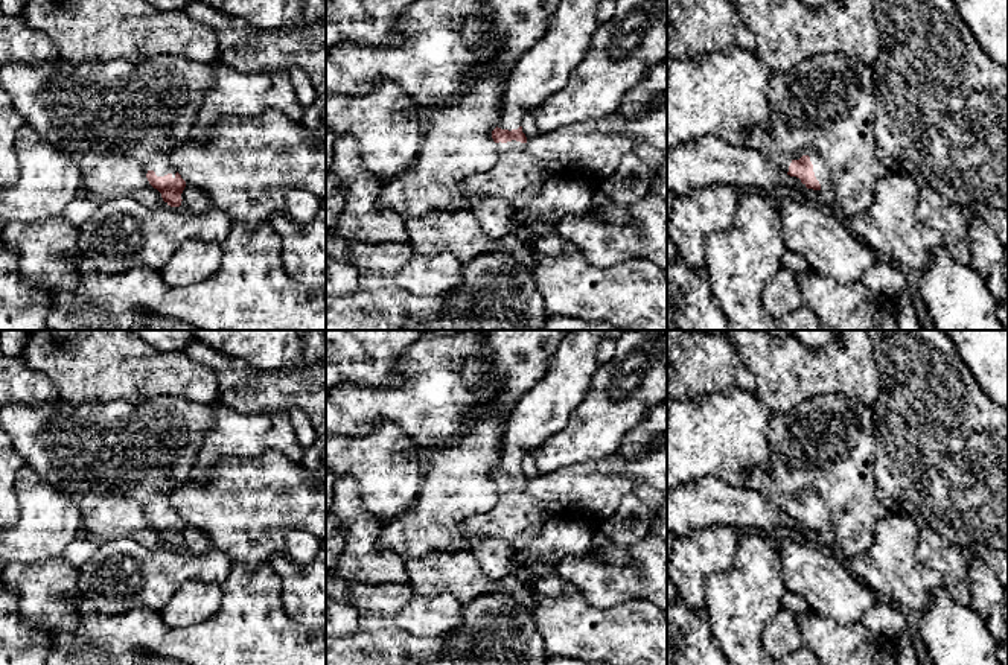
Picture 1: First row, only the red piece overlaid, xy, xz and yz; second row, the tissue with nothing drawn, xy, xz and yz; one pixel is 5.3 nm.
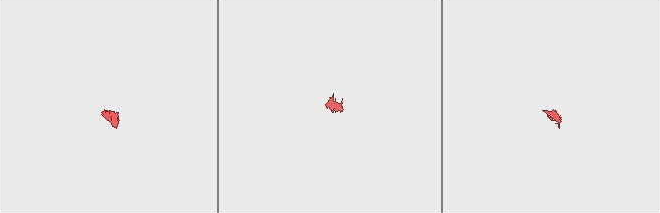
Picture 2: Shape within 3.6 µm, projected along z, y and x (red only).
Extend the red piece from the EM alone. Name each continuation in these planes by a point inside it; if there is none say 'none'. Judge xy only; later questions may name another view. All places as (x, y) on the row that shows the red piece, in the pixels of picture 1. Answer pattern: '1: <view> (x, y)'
1: xy (142, 110)

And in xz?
1: xz (545, 69)
2: xz (518, 178)

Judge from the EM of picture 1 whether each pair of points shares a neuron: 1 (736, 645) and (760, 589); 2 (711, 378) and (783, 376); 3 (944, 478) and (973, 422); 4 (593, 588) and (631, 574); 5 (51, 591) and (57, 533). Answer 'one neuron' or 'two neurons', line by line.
1: one neuron
2: two neurons
3: one neuron
4: one neuron
5: two neurons

